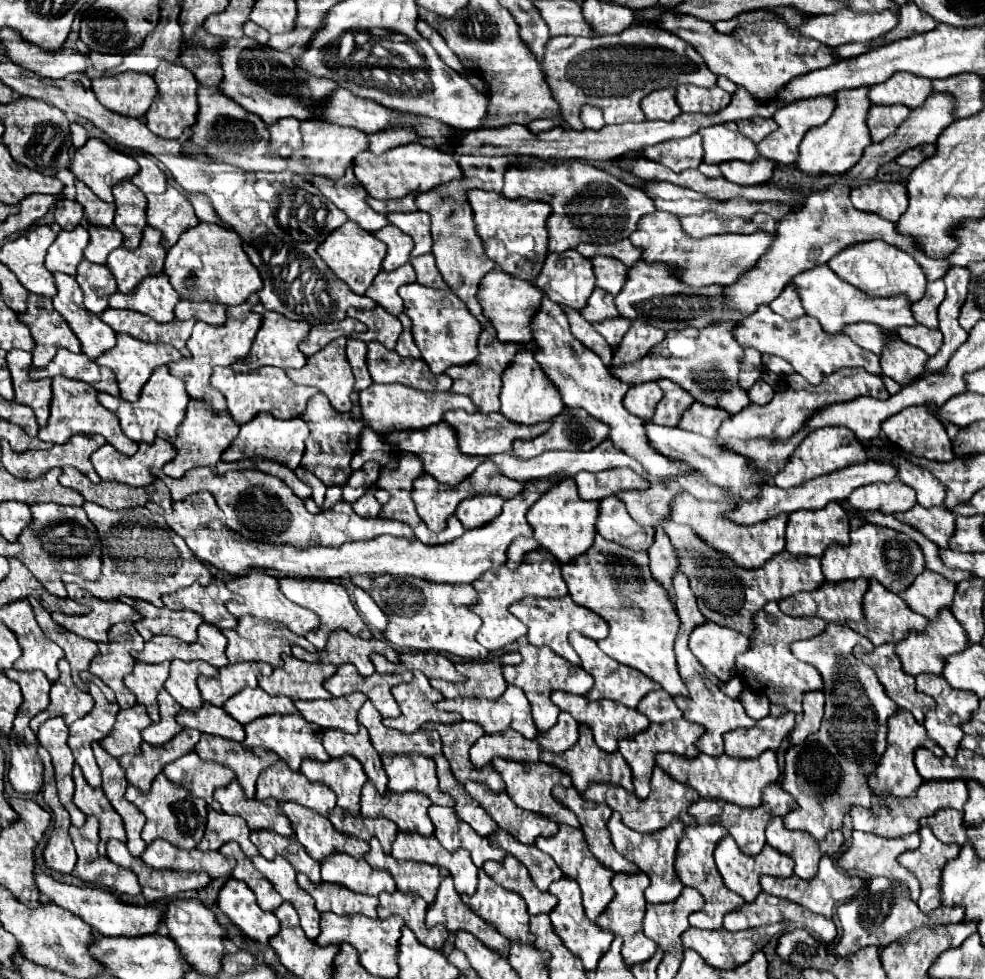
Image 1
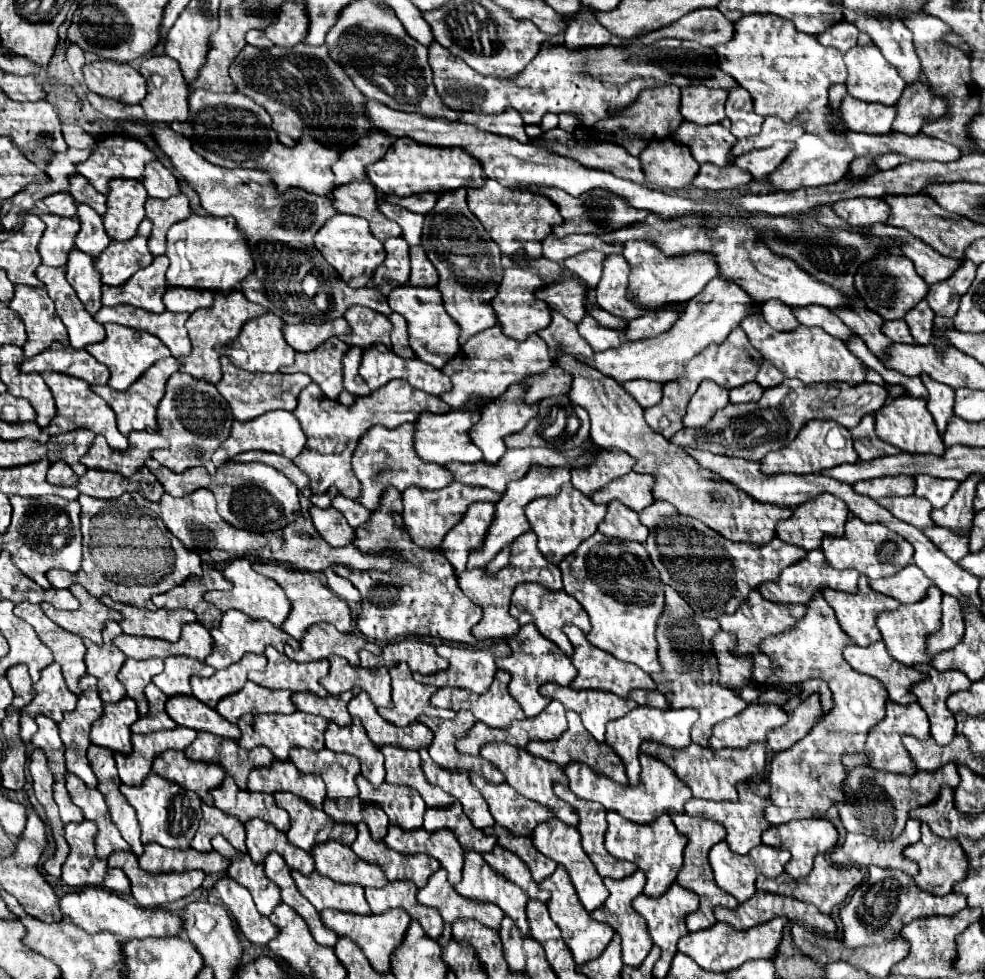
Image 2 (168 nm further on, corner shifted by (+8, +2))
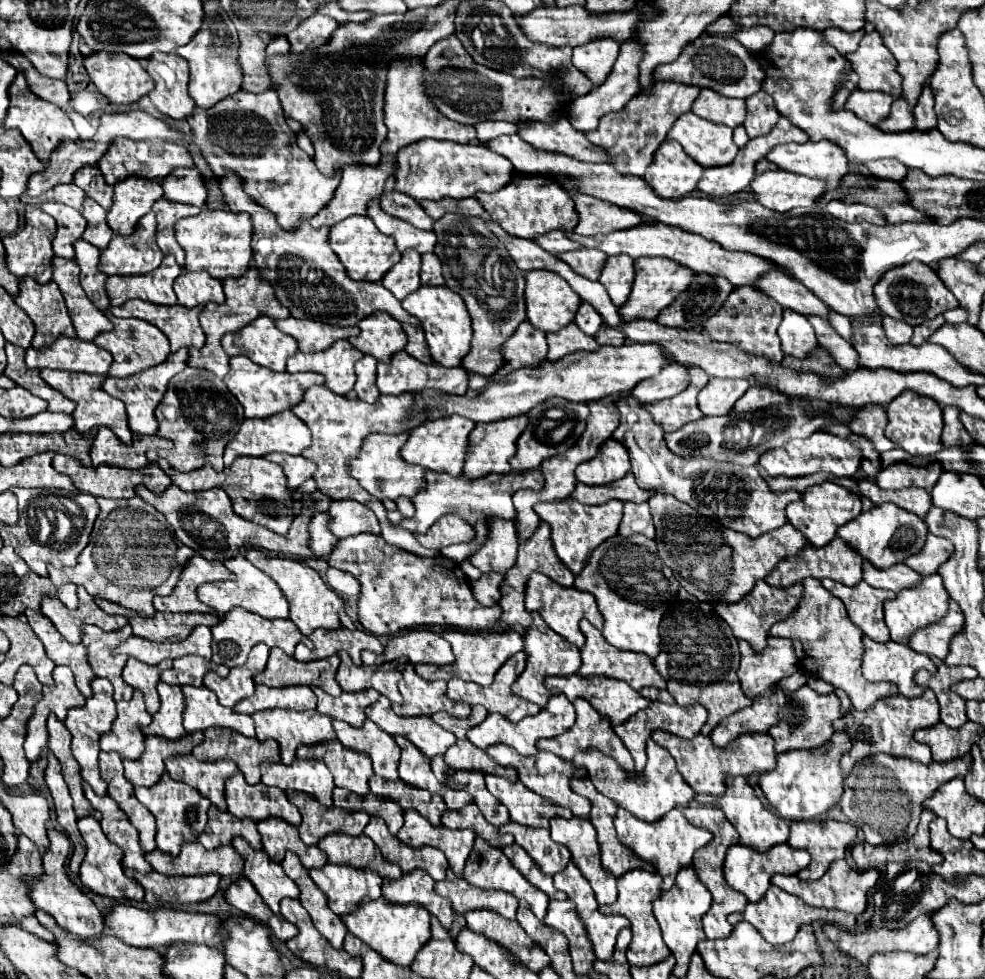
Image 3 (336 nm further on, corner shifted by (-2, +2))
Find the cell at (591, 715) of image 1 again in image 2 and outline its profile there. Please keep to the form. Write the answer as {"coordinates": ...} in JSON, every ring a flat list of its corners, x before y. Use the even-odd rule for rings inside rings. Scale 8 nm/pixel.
{"coordinates":[[544,683,540,693,550,699,558,699,566,709,580,713,584,727,596,741,604,741,606,723,624,717,636,707,632,699,624,699,602,691,574,691,556,683]]}

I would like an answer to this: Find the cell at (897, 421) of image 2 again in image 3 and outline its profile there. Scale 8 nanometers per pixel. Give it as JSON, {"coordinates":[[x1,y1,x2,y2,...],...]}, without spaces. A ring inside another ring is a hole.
{"coordinates":[[904,391,902,395,898,395,898,399,894,399,888,407,888,427,886,427,886,437,900,449,908,451,910,455,916,457,930,457,936,455,938,451,944,449,942,443,942,409,938,407,938,403,930,397,920,397,914,391]]}

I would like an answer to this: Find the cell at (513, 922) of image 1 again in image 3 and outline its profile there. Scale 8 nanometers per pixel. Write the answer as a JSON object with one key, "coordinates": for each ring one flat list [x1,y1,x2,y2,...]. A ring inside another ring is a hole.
{"coordinates":[[476,839,474,841,474,849,466,861,466,869,464,869,464,879,474,885,474,887,482,887,482,889,498,889,498,891,506,891,506,893,512,893,516,899,520,901,526,901,532,909,532,913,538,917,538,919,544,919,546,915,546,907,548,907,548,897,540,891,540,889,534,889,514,867,512,863,506,859,506,855,496,849,496,847,490,847,484,839]]}

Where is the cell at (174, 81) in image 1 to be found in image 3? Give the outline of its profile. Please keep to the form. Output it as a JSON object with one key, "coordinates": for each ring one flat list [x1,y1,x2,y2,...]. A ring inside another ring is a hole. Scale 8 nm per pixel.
{"coordinates":[[156,53,148,59,146,71,156,85,150,99,164,117,186,119,194,113,196,103,188,95,186,59,174,53]]}

